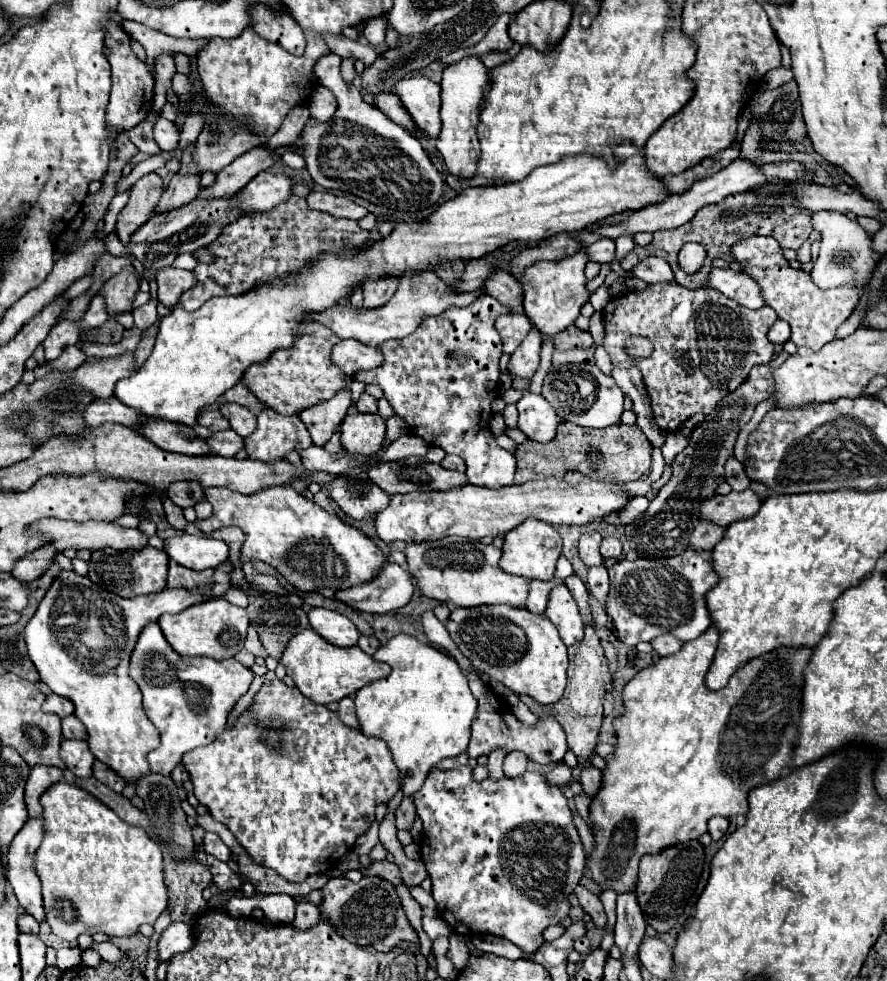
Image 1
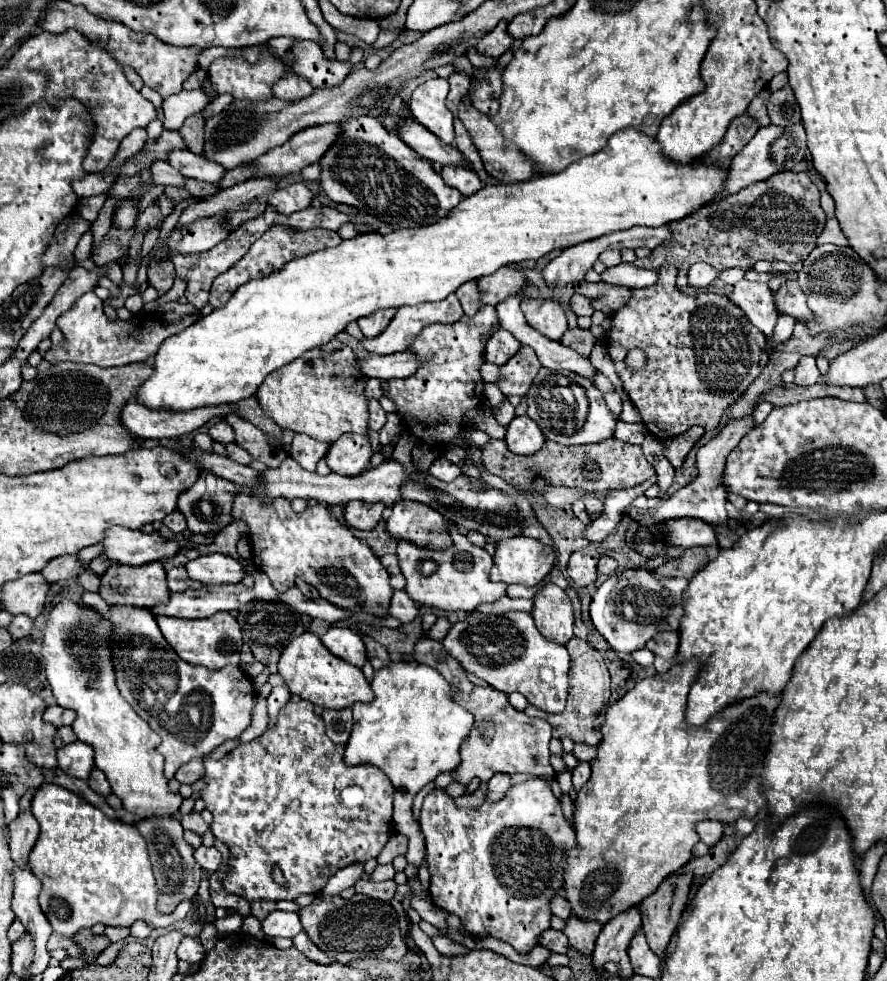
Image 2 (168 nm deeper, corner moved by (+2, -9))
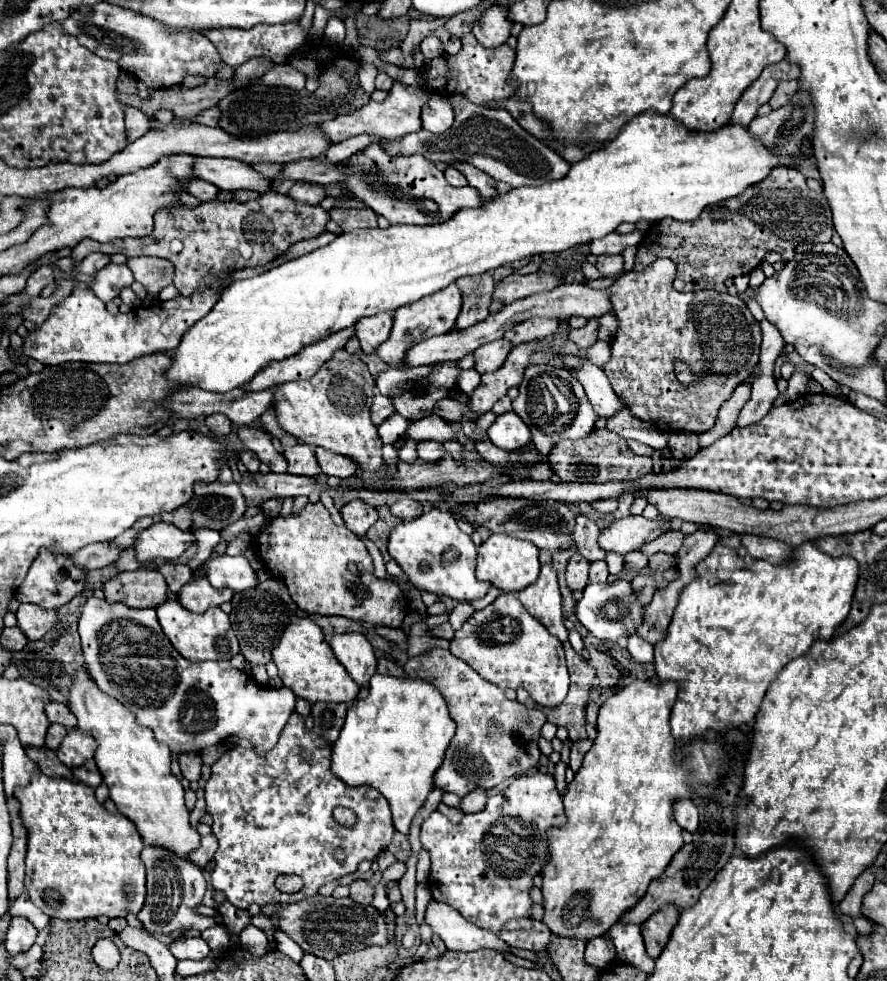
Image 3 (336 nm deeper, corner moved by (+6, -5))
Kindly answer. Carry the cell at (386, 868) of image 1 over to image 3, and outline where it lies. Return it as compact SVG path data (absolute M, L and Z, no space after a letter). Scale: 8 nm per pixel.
M355 881L351 883L351 895L349 895L355 903L361 905L369 905L373 899L373 887L367 881Z

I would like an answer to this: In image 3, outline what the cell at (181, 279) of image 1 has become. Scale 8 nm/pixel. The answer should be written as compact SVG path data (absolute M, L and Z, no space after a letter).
M135 257L135 259L127 259L127 267L133 271L135 281L139 281L145 287L145 291L153 297L157 297L161 289L173 283L175 267L169 259Z

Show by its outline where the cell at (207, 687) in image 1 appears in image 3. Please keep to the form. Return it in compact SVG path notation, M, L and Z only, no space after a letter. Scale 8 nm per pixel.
M89 597L87 603L85 603L85 607L83 607L81 619L79 619L79 635L81 635L81 649L83 649L83 657L85 657L87 671L89 671L91 679L97 683L97 687L99 687L103 693L107 693L109 697L117 699L121 705L125 705L125 707L135 715L135 719L137 719L139 725L149 727L149 729L153 731L155 739L157 739L159 743L169 745L169 749L175 751L175 753L201 753L205 747L217 745L217 743L225 741L227 737L241 737L241 739L251 741L253 747L255 747L255 751L263 755L263 753L271 751L271 749L277 745L277 739L279 739L281 729L285 727L285 723L289 721L291 713L295 711L295 701L297 701L297 697L295 697L293 691L287 689L287 687L279 687L279 689L277 689L277 687L263 687L263 685L259 685L249 673L237 671L229 661L221 661L221 663L213 663L213 661L191 663L191 661L187 661L185 657L181 657L181 655L177 653L177 649L167 641L167 637L165 637L165 633L163 633L163 629L161 629L161 625L159 625L159 621L157 621L155 609L129 609L127 605L121 605L121 603L111 605L111 603L107 603L105 599Z

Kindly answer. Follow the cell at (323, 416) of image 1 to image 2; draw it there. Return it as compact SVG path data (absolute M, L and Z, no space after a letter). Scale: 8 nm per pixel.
M295 433L293 441L291 441L291 457L307 471L315 471L317 461L327 453L329 443L317 441L305 433Z

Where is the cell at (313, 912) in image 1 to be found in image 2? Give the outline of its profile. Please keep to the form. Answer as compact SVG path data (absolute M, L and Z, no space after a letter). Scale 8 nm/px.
M301 931L301 933L297 933L295 937L293 937L293 945L301 951L301 953L305 953L311 961L317 961L317 963L329 963L331 959L309 939L309 935L305 933L305 931Z

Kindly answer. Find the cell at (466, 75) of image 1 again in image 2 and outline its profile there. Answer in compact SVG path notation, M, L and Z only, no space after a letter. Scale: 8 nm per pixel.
M457 163L457 165L445 165L441 171L441 177L445 179L445 183L449 187L455 187L457 191L461 191L463 197L471 195L473 191L479 191L483 187L479 175L475 173L475 169L467 163Z

